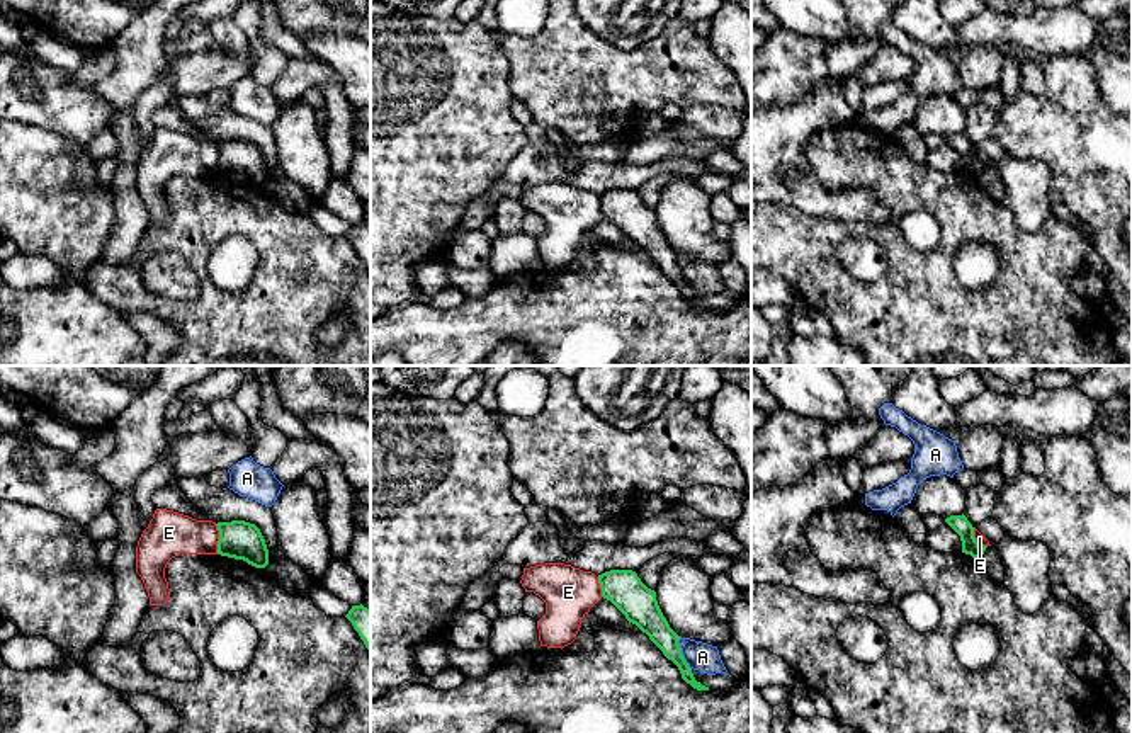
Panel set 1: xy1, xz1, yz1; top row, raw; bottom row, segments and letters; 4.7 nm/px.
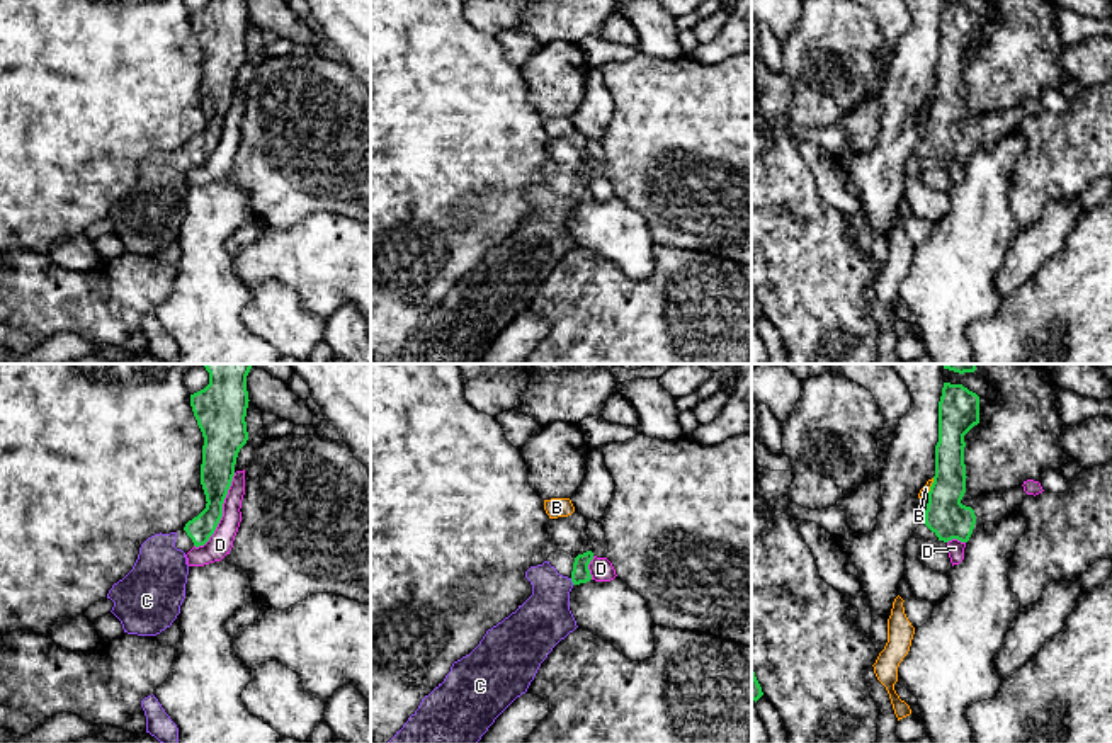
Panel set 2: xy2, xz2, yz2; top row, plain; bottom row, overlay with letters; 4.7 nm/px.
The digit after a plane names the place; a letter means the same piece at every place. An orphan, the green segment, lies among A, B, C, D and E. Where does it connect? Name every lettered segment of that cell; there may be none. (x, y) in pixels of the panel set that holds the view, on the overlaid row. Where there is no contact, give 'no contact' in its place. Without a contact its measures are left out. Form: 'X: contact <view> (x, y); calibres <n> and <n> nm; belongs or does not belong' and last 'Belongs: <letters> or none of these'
A: contact xz1 (680, 653); calibres 140 and 140 nm; does not belong
B: contact yz2 (932, 485); calibres 190 and 40 nm; does not belong
C: contact xz2 (572, 580); calibres 90 and 240 nm; belongs
D: contact xy2 (221, 512); calibres 160 and 120 nm; does not belong
E: contact xy1 (220, 539); calibres 180 and 220 nm; does not belong
Belongs: C

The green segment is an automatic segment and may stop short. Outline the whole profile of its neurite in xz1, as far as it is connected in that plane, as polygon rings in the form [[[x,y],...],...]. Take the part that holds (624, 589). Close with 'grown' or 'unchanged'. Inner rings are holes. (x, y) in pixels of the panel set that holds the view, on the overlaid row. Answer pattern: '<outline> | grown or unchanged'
[[[610,570],[598,575],[602,597],[610,600],[629,622],[636,624],[671,660],[682,679],[697,690],[709,690],[695,680],[692,668],[682,655],[680,636],[670,628],[663,616],[656,592],[648,588],[632,570]]] | unchanged

